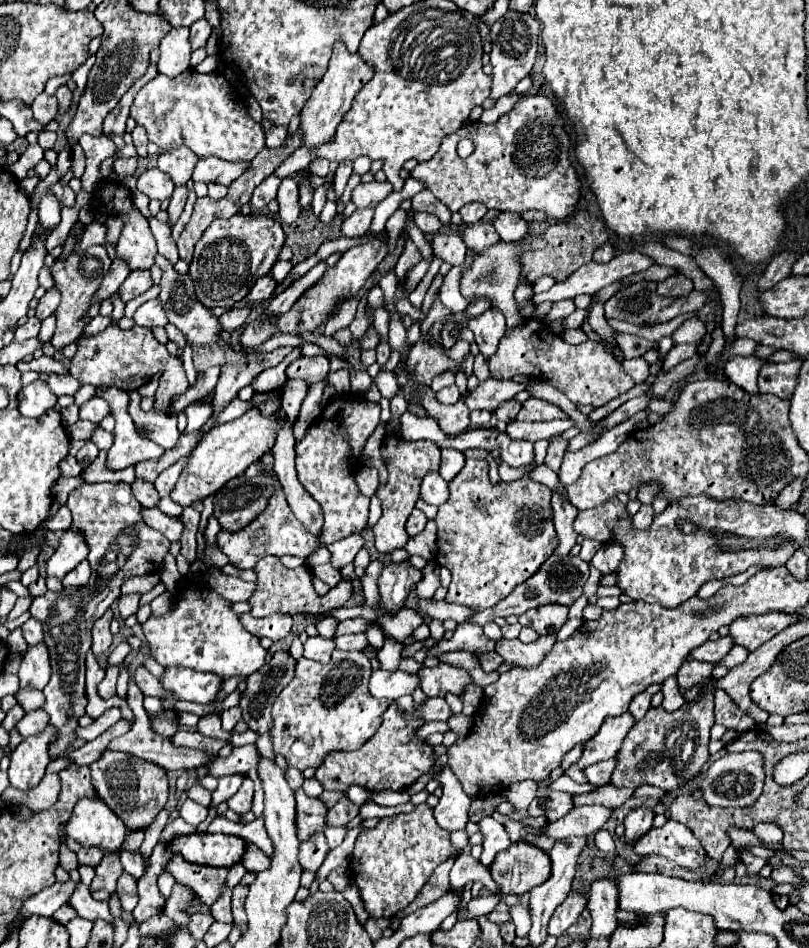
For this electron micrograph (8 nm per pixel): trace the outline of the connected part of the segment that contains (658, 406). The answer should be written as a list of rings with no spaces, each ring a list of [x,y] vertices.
[[[656,398],[656,400],[650,402],[648,408],[650,408],[652,412],[658,412],[658,414],[666,416],[666,414],[670,414],[670,412],[674,410],[674,402],[666,402],[666,400],[662,400],[662,398]]]

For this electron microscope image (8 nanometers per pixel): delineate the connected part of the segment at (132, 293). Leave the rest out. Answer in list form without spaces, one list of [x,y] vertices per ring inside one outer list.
[[[134,270],[134,272],[130,272],[130,276],[124,280],[124,284],[120,286],[118,294],[120,294],[122,302],[130,302],[132,298],[144,294],[150,286],[152,286],[150,272],[148,272],[148,270]]]

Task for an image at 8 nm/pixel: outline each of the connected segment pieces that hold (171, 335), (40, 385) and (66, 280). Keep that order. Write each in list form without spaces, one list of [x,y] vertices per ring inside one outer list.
[[[170,323],[165,326],[165,330],[168,339],[174,341],[179,346],[177,356],[180,357],[184,350],[184,346],[187,344],[186,338],[184,338],[184,335],[180,332],[180,330]]]
[[[34,380],[18,392],[18,410],[22,416],[36,418],[56,406],[56,396],[42,380]]]
[[[92,246],[88,248],[84,254],[70,254],[70,258],[66,260],[66,264],[58,264],[54,262],[52,266],[52,276],[56,282],[56,288],[62,294],[60,306],[56,310],[56,332],[52,336],[52,346],[56,350],[62,350],[66,344],[76,342],[80,338],[80,332],[84,328],[84,312],[88,310],[88,302],[92,298],[92,294],[98,290],[100,280],[106,276],[110,268],[110,258],[106,254],[106,246]]]

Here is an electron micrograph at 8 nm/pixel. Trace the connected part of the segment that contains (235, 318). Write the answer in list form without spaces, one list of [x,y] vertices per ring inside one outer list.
[[[232,308],[232,310],[226,310],[218,320],[226,332],[234,332],[246,324],[248,314],[250,314],[250,308]]]

